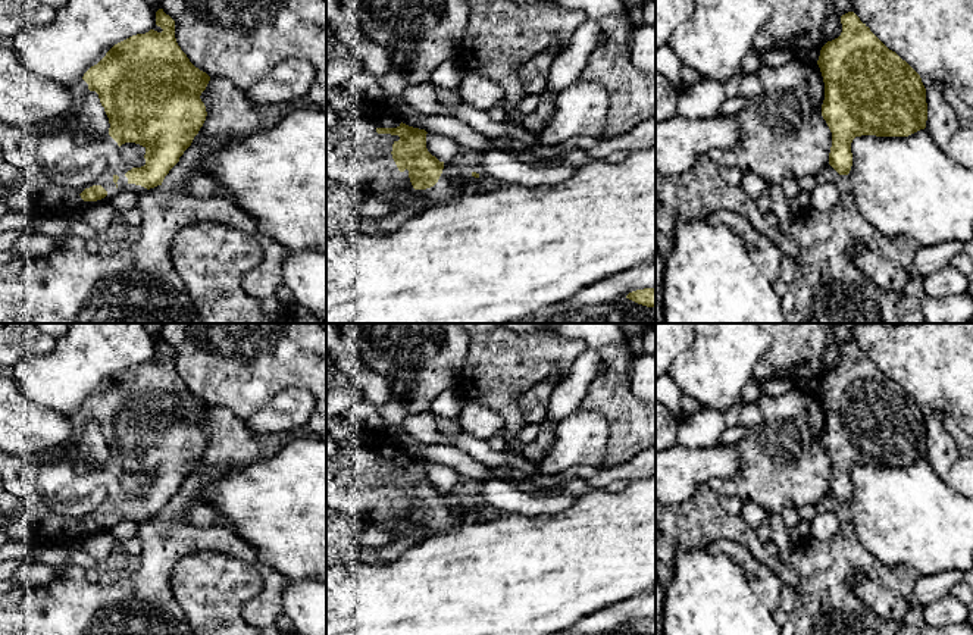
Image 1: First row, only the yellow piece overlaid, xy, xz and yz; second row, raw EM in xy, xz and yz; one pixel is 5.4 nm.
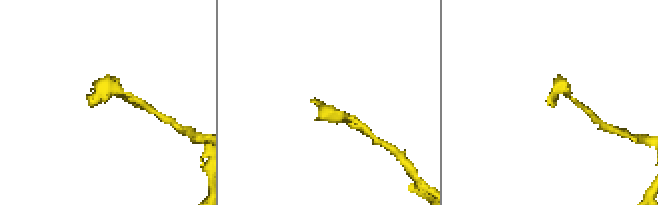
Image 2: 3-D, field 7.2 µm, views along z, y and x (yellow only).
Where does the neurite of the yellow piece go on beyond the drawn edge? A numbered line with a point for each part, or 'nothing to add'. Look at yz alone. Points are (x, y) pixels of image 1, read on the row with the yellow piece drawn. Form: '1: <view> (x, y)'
nothing to add

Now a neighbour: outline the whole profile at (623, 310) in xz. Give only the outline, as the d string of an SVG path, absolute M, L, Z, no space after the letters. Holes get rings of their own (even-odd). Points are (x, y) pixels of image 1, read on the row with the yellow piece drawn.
M626 297L603 304L588 304L545 318L529 318L520 323L656 323L656 309Z

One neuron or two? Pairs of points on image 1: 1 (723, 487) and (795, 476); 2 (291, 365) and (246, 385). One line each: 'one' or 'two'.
1: one
2: one

